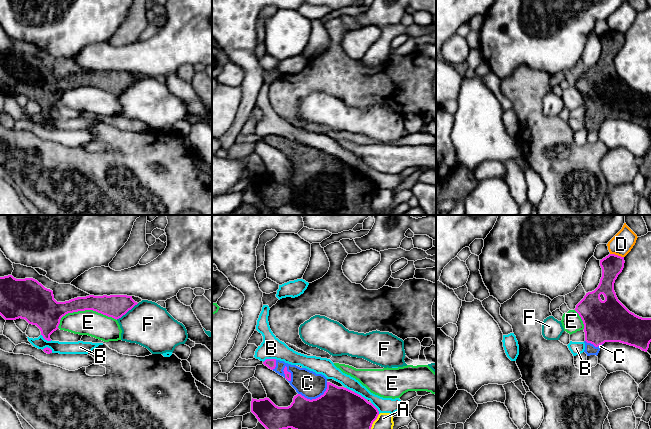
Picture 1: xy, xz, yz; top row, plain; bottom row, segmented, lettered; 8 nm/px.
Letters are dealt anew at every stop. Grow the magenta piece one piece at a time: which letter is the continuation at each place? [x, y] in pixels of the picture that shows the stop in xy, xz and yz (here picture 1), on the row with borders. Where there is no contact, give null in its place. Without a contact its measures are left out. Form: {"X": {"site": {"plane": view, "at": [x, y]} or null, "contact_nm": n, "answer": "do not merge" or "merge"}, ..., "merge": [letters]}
{"A": {"site": {"plane": "xz", "at": [374, 420]}, "contact_nm": 140, "answer": "do not merge"}, "B": {"site": {"plane": "xz", "at": [269, 359]}, "contact_nm": 110, "answer": "do not merge"}, "C": {"site": {"plane": "xz", "at": [316, 398]}, "contact_nm": 260, "answer": "merge"}, "D": {"site": {"plane": "yz", "at": [617, 255]}, "contact_nm": 120, "answer": "do not merge"}, "E": {"site": {"plane": "xy", "at": [84, 310]}, "contact_nm": 480, "answer": "do not merge"}, "F": {"site": {"plane": "xy", "at": [127, 311]}, "contact_nm": 220, "answer": "do not merge"}, "merge": ["C"]}

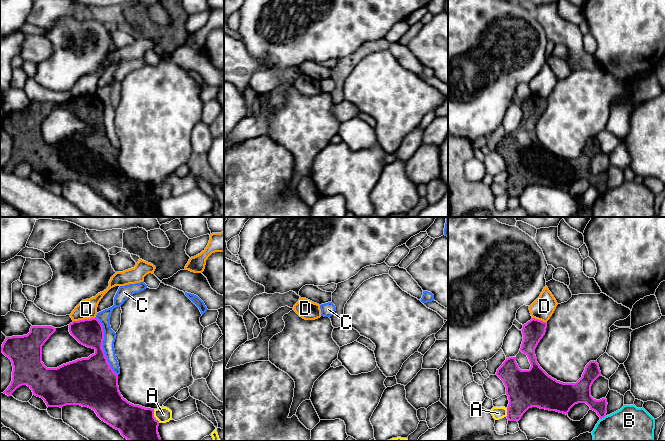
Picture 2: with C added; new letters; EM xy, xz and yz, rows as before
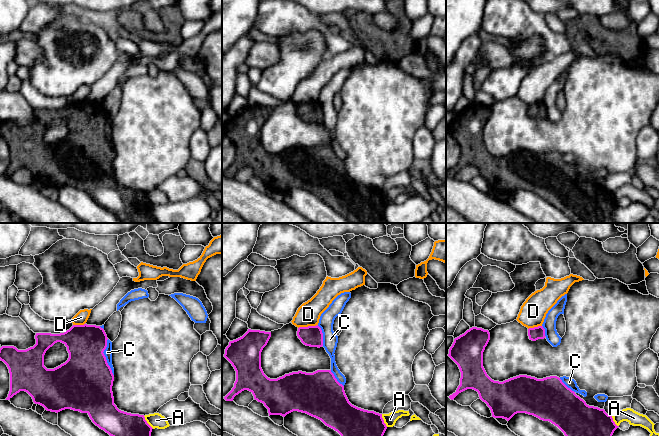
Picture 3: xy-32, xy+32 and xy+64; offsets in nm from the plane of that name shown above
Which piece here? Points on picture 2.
{"A": {"site": {"plane": "xy", "at": [153, 416]}, "contact_nm": 120, "answer": "do not merge"}, "B": {"site": {"plane": "yz", "at": [602, 417]}, "contact_nm": 60, "answer": "do not merge"}, "C": {"site": {"plane": "xy", "at": [101, 346]}, "contact_nm": 500, "answer": "do not merge"}, "D": {"site": {"plane": "xy", "at": [84, 319]}, "contact_nm": 190, "answer": "do not merge"}, "merge": []}

